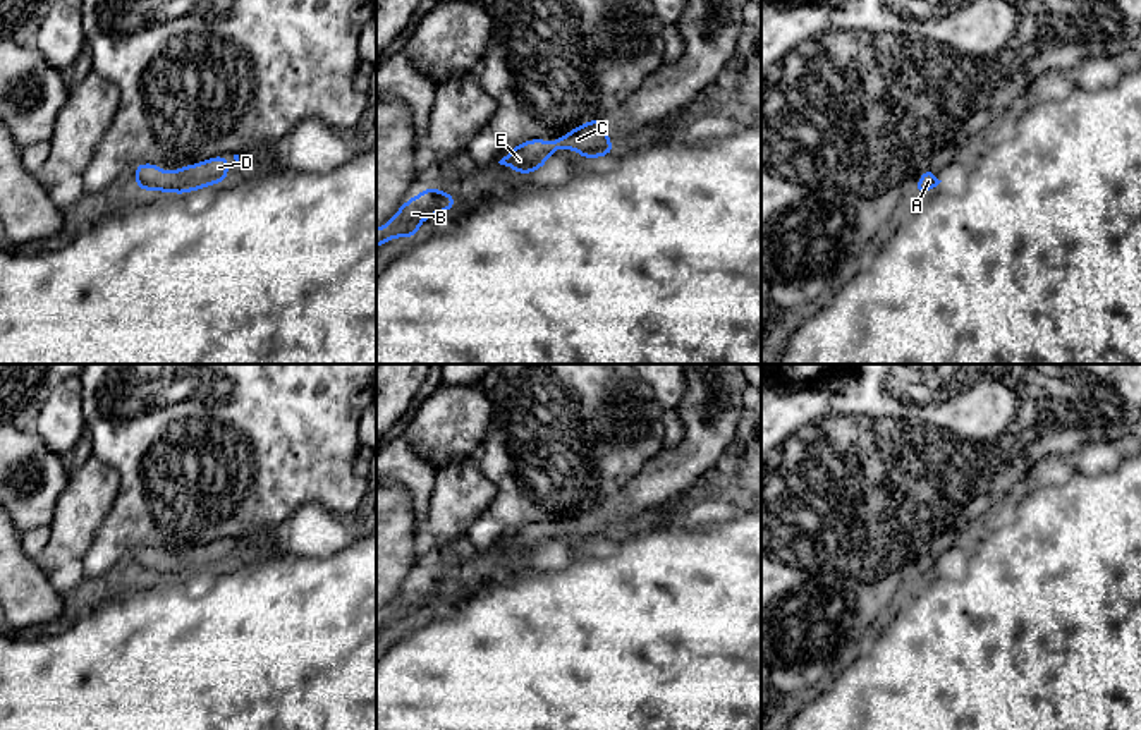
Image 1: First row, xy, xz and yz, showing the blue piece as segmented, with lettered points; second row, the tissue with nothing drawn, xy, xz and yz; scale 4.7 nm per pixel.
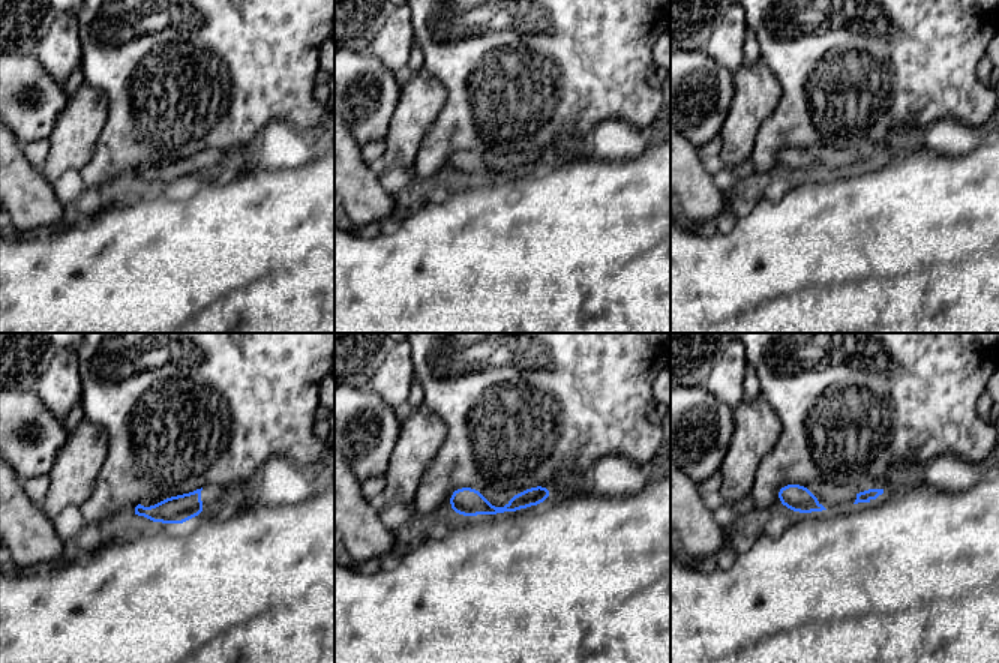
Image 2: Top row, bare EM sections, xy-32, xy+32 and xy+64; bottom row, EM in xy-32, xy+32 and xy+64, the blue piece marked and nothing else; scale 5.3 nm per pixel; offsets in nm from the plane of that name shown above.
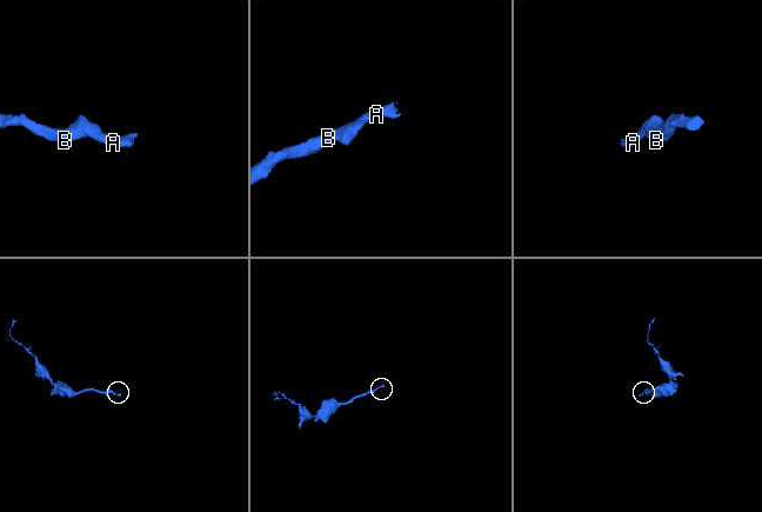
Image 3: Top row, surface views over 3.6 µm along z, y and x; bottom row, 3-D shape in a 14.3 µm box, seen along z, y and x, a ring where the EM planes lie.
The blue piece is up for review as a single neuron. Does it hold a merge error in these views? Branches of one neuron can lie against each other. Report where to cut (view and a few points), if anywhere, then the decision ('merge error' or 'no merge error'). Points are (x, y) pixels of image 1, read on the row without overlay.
cut none; no merge error

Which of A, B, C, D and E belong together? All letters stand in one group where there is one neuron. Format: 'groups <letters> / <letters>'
groups A B C D E

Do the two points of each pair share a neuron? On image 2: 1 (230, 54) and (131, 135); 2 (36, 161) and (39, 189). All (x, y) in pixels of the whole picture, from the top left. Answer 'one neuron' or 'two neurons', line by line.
1: one neuron
2: two neurons

